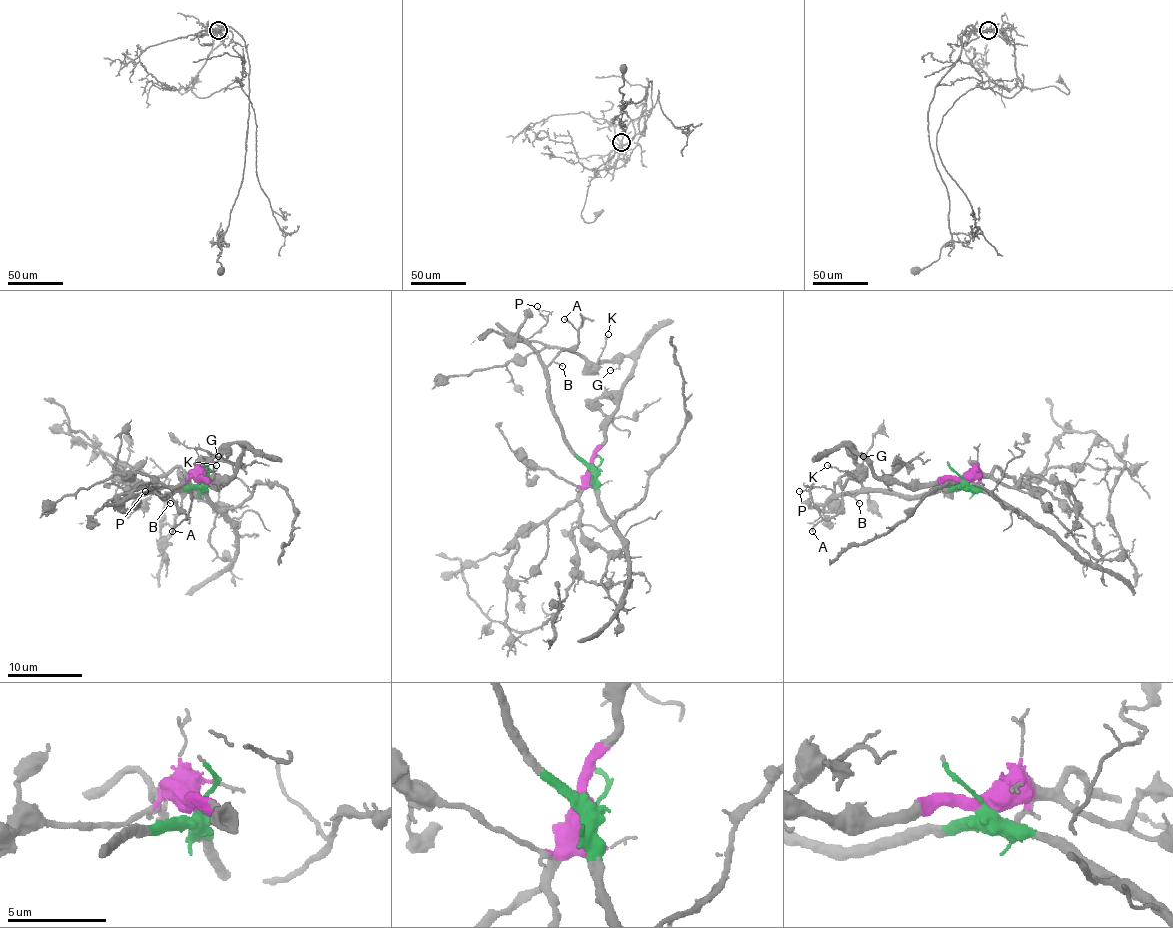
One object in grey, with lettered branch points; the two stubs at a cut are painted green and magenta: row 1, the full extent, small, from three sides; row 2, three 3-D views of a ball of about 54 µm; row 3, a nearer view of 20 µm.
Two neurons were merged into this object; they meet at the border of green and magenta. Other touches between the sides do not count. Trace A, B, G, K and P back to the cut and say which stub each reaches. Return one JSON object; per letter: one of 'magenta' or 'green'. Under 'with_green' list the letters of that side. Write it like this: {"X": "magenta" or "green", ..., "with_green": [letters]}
{"A": "green", "B": "green", "G": "magenta", "K": "magenta", "P": "green", "with_green": ["A", "B", "P"]}

